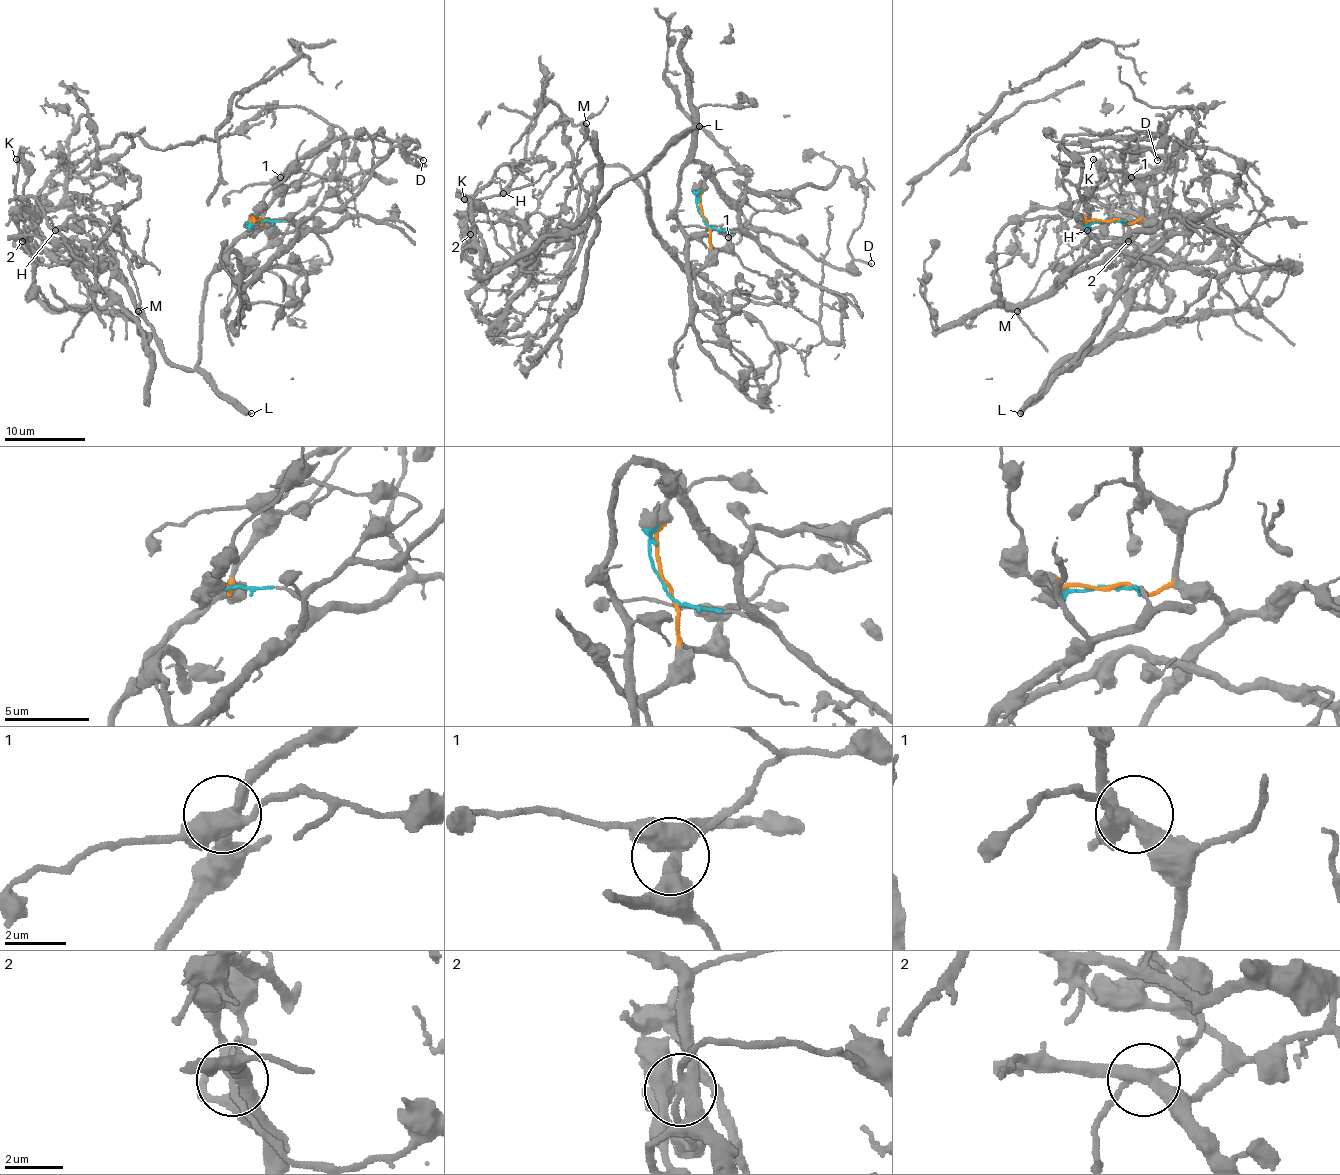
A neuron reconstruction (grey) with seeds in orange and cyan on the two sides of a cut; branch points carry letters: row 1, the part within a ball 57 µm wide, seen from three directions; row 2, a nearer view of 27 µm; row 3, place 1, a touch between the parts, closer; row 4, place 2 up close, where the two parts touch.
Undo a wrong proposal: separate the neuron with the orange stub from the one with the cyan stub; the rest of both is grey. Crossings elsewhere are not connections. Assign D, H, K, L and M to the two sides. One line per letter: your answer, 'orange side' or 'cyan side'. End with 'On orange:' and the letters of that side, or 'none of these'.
D: orange side
H: cyan side
K: orange side
L: orange side
M: cyan side
On orange: D, K, L

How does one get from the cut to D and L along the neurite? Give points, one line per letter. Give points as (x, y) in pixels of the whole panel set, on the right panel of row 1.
D: (1113, 221), (1133, 223), (1139, 217), (1142, 191), (1123, 168), (1123, 152), (1133, 138), (1158, 136), (1158, 160)
L: (1113, 221), (1152, 221), (1166, 237), (1103, 320), (1099, 334), (1021, 412)

